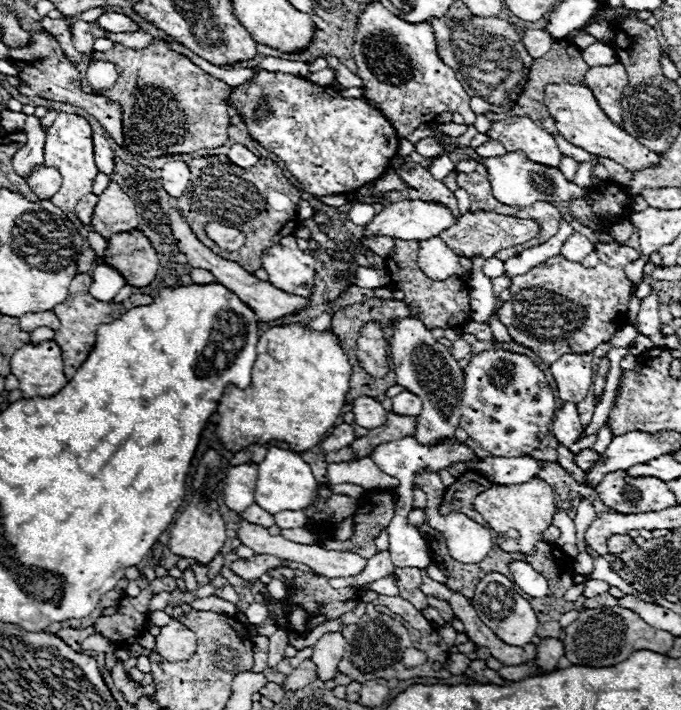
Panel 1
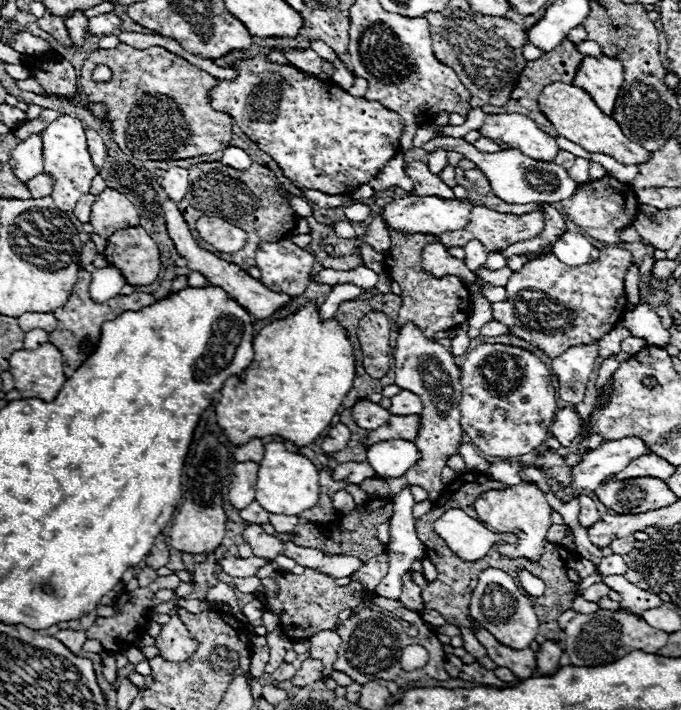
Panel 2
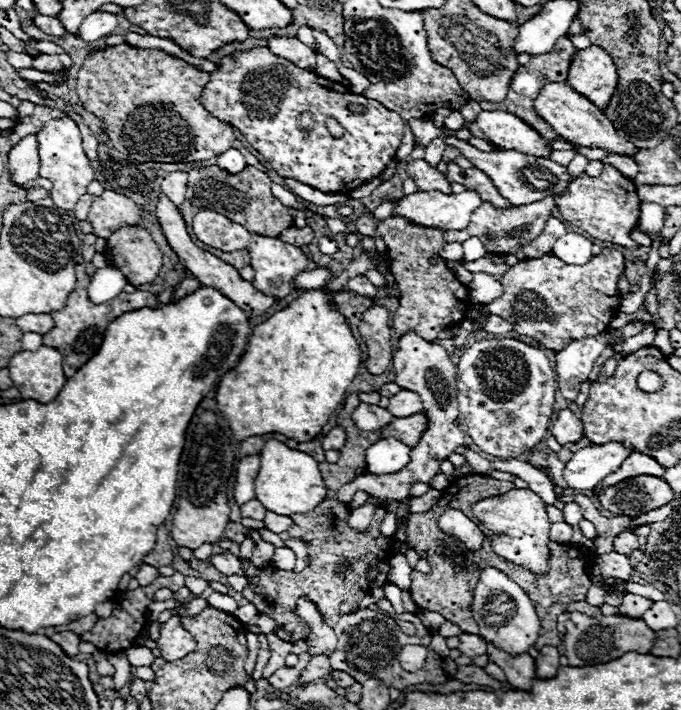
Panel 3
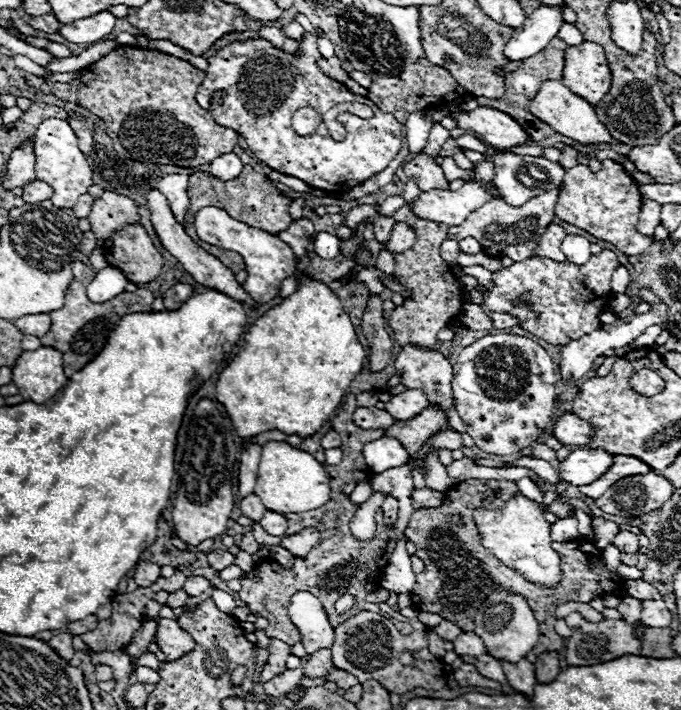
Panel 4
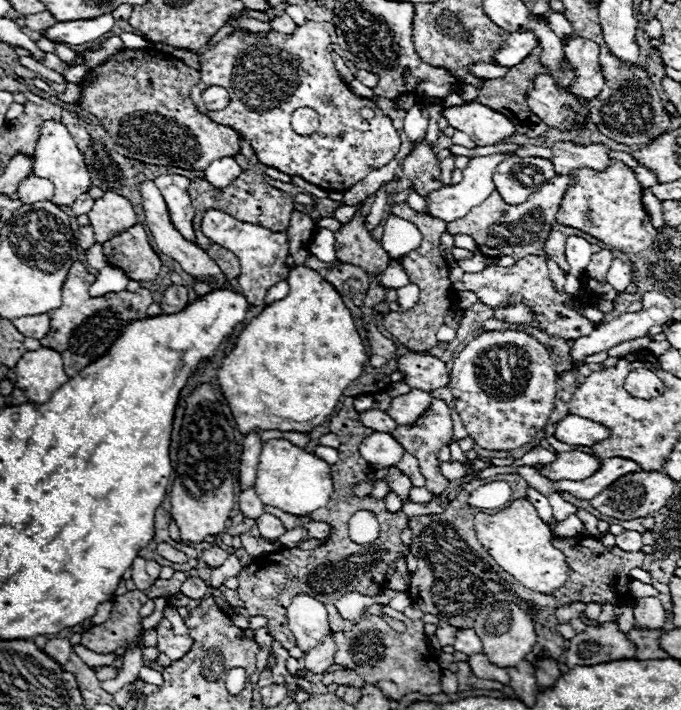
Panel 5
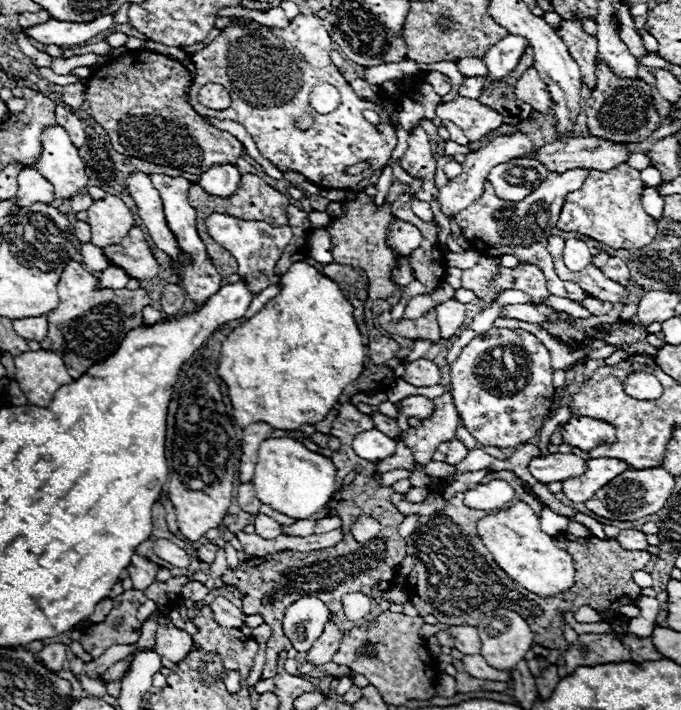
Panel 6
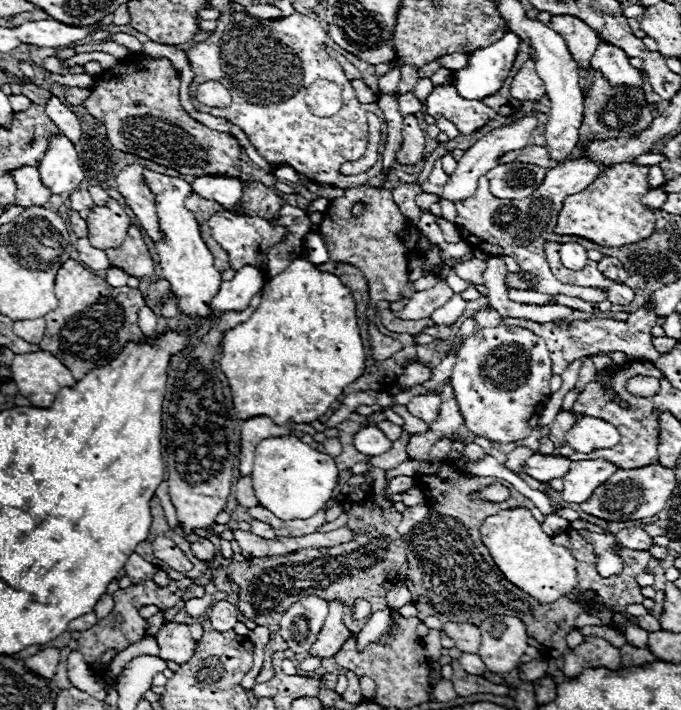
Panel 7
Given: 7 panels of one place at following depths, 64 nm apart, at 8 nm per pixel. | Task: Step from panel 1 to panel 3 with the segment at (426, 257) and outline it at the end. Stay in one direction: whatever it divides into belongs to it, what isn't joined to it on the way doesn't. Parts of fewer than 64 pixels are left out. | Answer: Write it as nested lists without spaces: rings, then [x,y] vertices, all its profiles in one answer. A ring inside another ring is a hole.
[[[444,260],[446,262],[446,266],[454,272],[454,276],[462,282],[462,284],[470,284],[472,282],[472,272],[468,272],[460,262],[448,262],[448,260]]]

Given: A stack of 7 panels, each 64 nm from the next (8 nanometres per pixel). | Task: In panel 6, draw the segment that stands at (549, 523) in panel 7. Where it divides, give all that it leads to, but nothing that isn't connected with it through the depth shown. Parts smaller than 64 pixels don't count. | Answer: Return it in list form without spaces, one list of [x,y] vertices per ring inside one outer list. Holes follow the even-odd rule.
[[[544,504],[542,507],[540,523],[542,530],[554,537],[562,532],[562,530],[566,530],[568,527],[568,517],[557,515]]]

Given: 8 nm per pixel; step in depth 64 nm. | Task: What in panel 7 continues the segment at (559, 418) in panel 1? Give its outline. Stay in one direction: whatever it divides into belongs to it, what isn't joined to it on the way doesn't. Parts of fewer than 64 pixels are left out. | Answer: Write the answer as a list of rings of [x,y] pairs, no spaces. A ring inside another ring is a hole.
[[[578,416],[576,424],[566,432],[566,444],[578,452],[592,452],[596,448],[610,448],[618,444],[620,434],[618,430],[600,418],[592,416]]]

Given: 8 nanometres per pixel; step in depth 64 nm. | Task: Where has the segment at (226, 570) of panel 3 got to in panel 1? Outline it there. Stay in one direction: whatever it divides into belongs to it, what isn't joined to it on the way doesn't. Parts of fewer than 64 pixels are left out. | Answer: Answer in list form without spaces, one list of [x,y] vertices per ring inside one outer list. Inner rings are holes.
[[[254,554],[252,558],[232,562],[230,568],[232,568],[238,576],[242,576],[244,580],[254,580],[254,578],[260,578],[262,574],[266,574],[268,570],[280,568],[282,564],[284,564],[284,560],[278,558],[278,556],[270,556],[270,554]]]

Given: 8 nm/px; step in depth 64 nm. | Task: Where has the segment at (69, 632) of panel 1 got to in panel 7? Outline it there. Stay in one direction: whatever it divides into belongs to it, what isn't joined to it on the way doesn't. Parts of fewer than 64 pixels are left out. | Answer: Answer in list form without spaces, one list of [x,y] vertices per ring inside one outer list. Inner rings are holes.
[[[46,648],[46,650],[40,650],[38,654],[30,656],[26,660],[26,666],[36,670],[40,676],[52,678],[56,674],[58,662],[60,662],[60,648]]]

